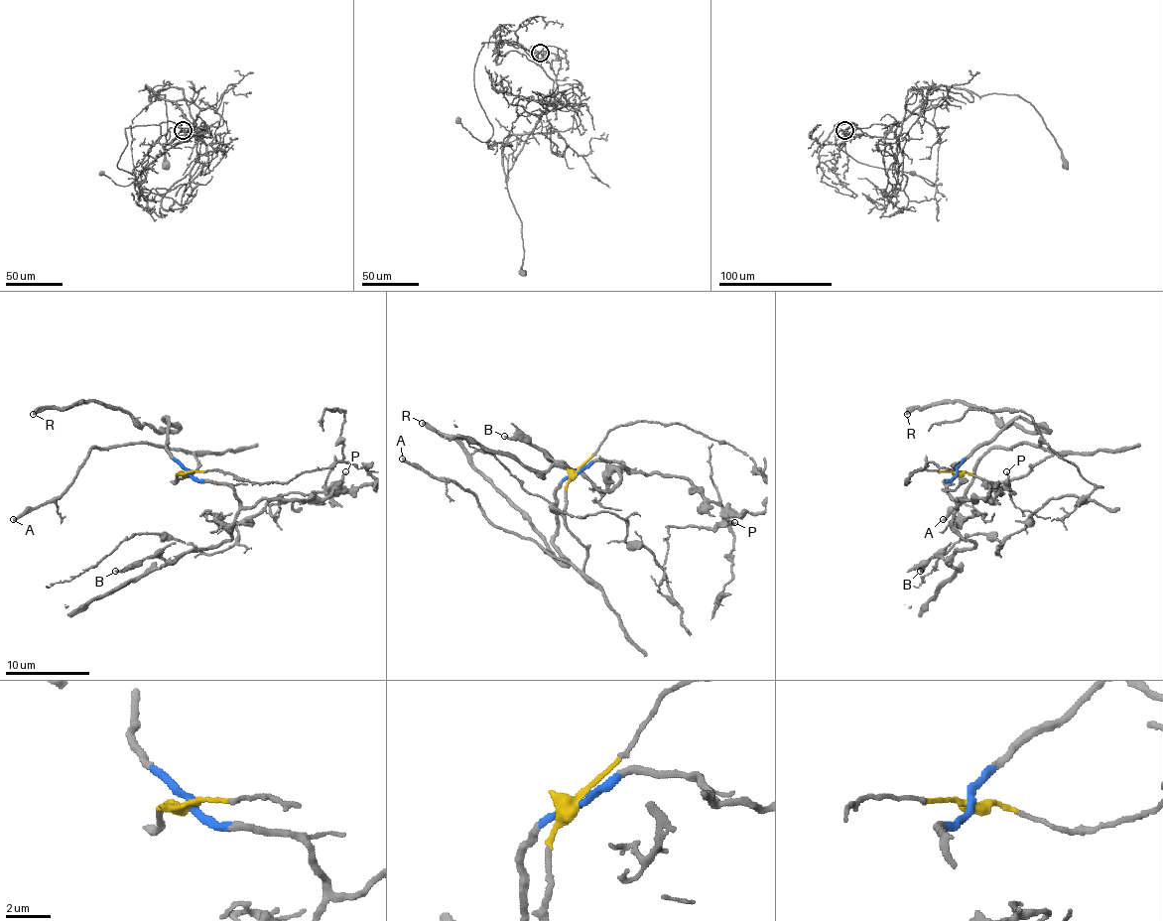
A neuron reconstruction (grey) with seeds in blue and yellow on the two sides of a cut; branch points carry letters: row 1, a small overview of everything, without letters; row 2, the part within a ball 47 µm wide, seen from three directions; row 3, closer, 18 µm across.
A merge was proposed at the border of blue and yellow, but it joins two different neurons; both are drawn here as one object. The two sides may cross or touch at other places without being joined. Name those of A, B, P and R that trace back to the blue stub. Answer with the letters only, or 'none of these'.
B, P, R

